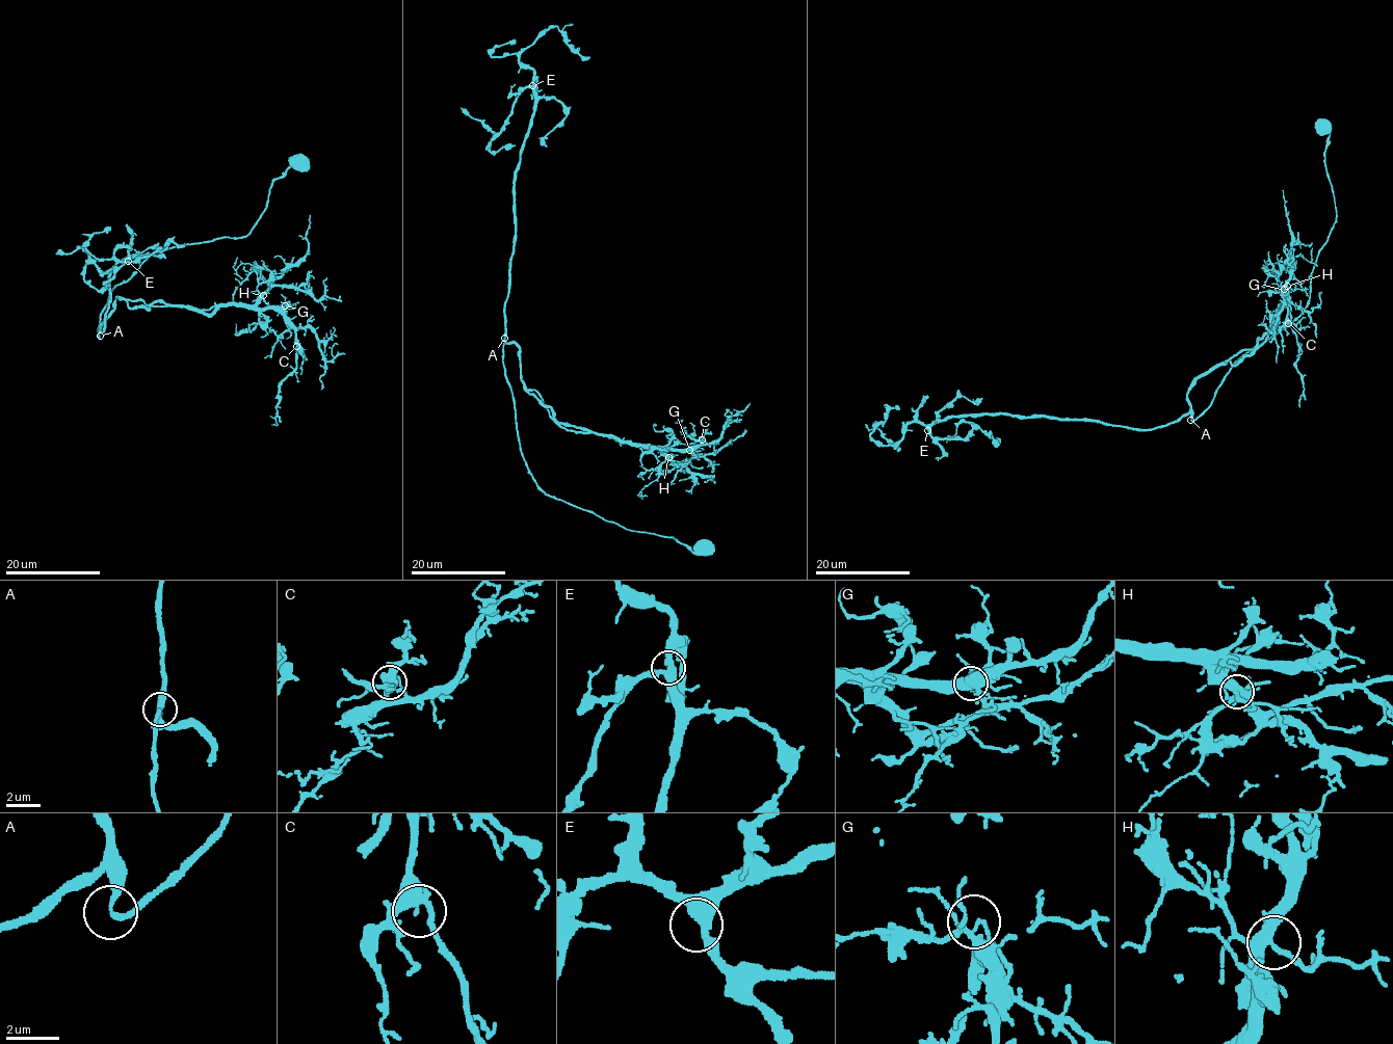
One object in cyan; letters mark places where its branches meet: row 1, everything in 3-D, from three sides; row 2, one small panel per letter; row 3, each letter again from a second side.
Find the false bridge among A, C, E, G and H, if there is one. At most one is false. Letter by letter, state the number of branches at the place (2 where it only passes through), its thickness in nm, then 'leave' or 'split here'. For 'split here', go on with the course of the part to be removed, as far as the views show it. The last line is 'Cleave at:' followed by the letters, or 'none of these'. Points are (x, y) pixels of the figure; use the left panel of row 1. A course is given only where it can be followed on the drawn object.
A: 2 | 180 nm | leave
C: 3 | 360 nm | leave
E: 3 | 320 nm | leave
G: 3 | 180 nm | leave
H: 3 | 400 nm | leave
Cleave at: none of these

